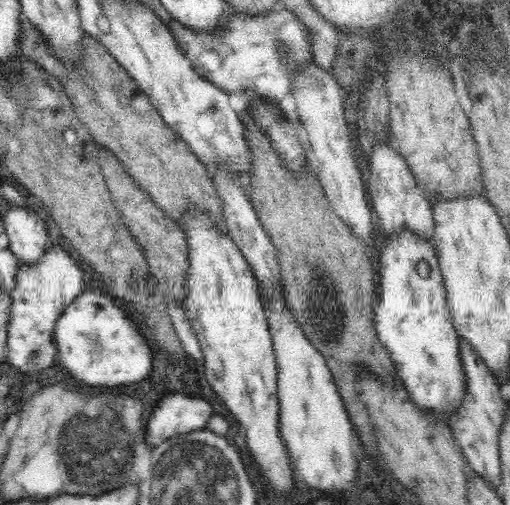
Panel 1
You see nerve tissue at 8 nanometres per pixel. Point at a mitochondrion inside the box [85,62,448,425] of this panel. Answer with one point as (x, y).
(325, 312)

